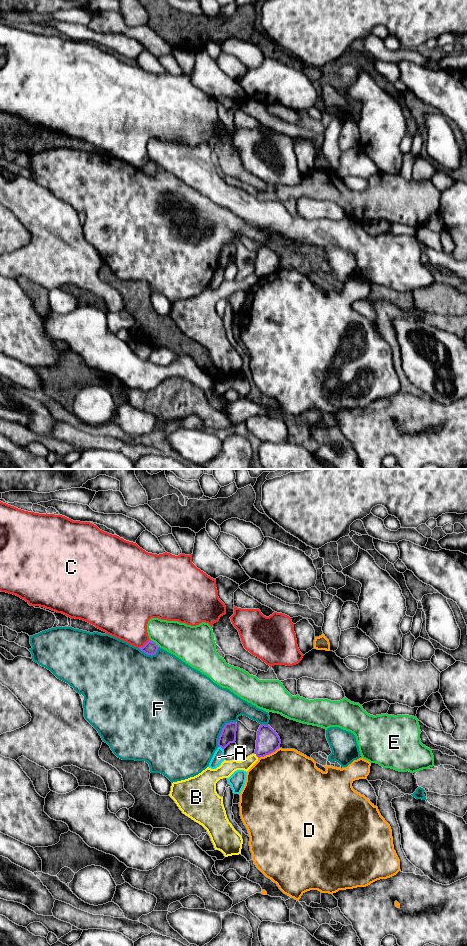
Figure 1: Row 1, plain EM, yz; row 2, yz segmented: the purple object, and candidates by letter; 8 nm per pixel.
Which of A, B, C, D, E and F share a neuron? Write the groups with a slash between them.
A / B / C / D / E / F

